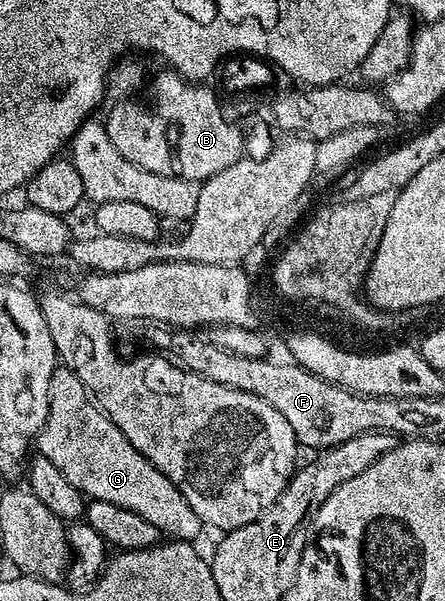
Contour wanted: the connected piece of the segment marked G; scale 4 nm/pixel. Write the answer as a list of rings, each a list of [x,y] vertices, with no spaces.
[[[69,372],[55,373],[50,379],[48,416],[37,436],[36,450],[87,499],[135,514],[167,539],[194,540],[200,531],[198,517],[186,507],[174,485],[125,442]]]

